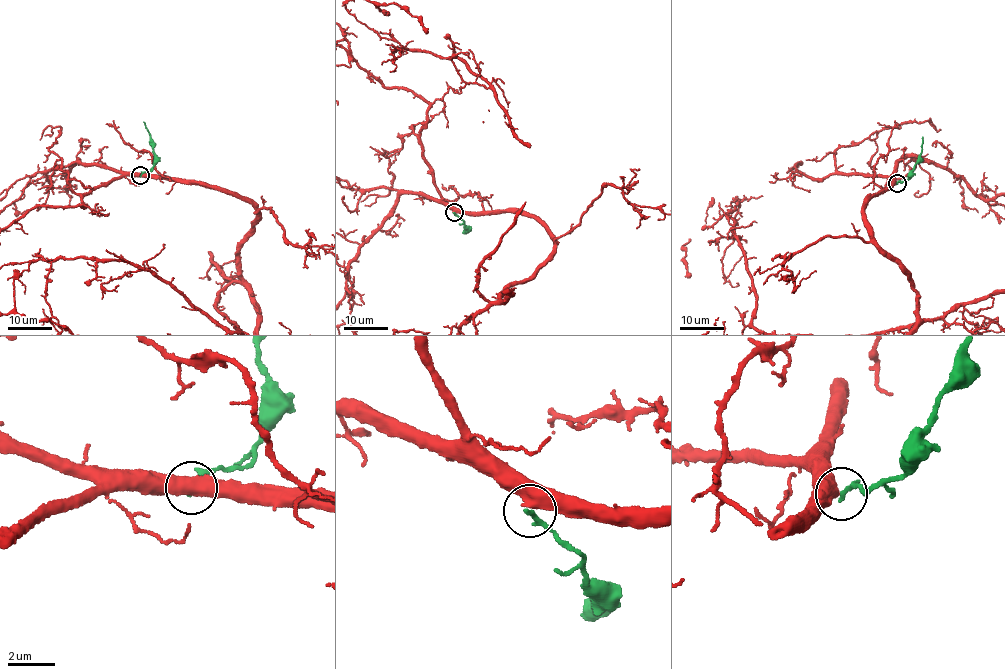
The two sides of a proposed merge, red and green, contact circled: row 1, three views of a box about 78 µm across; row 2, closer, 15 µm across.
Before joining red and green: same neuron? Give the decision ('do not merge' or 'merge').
do not merge

